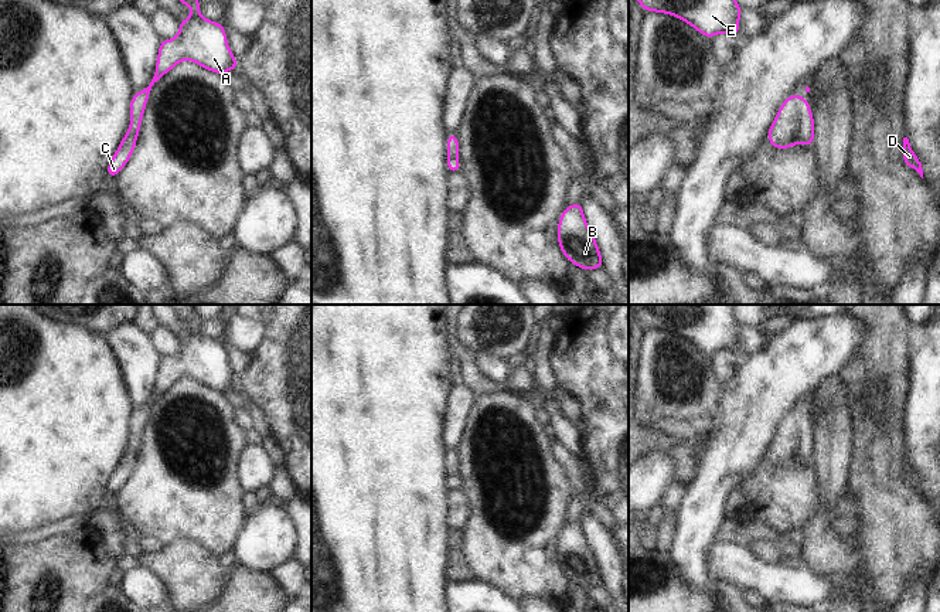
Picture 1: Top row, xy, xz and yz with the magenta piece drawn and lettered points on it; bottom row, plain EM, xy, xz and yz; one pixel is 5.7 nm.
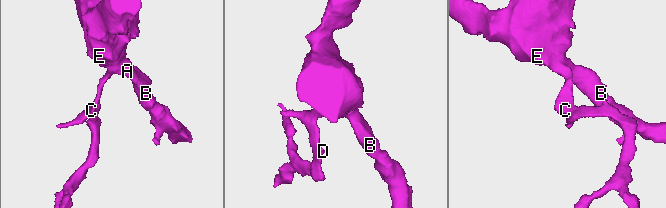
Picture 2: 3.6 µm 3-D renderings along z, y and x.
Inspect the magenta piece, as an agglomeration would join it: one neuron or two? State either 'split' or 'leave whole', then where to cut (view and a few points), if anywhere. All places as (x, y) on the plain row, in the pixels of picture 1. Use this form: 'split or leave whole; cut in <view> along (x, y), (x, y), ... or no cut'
leave whole; no cut

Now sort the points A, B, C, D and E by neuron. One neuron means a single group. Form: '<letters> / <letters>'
A B C D E

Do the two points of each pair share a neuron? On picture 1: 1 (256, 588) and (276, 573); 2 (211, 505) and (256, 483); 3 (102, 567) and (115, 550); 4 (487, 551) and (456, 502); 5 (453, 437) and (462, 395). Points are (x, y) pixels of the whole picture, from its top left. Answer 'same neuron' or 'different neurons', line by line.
1: different neurons
2: different neurons
3: different neurons
4: different neurons
5: same neuron

